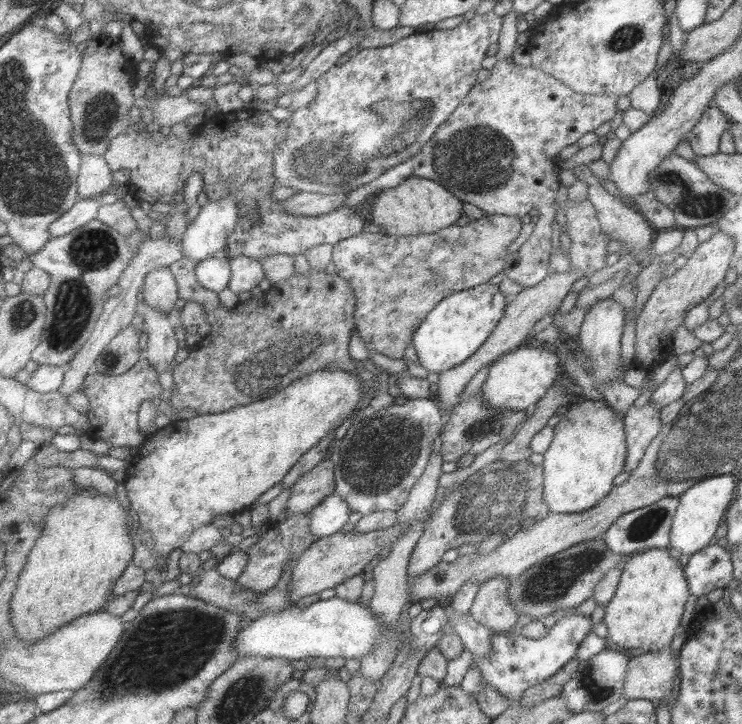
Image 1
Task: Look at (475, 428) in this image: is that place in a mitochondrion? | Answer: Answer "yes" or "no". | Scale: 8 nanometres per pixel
yes

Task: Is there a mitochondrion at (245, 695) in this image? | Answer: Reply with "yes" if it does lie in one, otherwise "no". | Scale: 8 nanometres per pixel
yes

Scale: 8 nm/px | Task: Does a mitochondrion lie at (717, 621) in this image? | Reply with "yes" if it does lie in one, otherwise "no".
no

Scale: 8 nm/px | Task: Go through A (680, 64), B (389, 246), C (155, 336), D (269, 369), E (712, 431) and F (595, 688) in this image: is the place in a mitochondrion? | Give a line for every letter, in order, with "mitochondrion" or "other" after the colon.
A: other
B: other
C: other
D: mitochondrion
E: mitochondrion
F: mitochondrion

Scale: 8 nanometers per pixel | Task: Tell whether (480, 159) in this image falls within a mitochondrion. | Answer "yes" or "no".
yes

